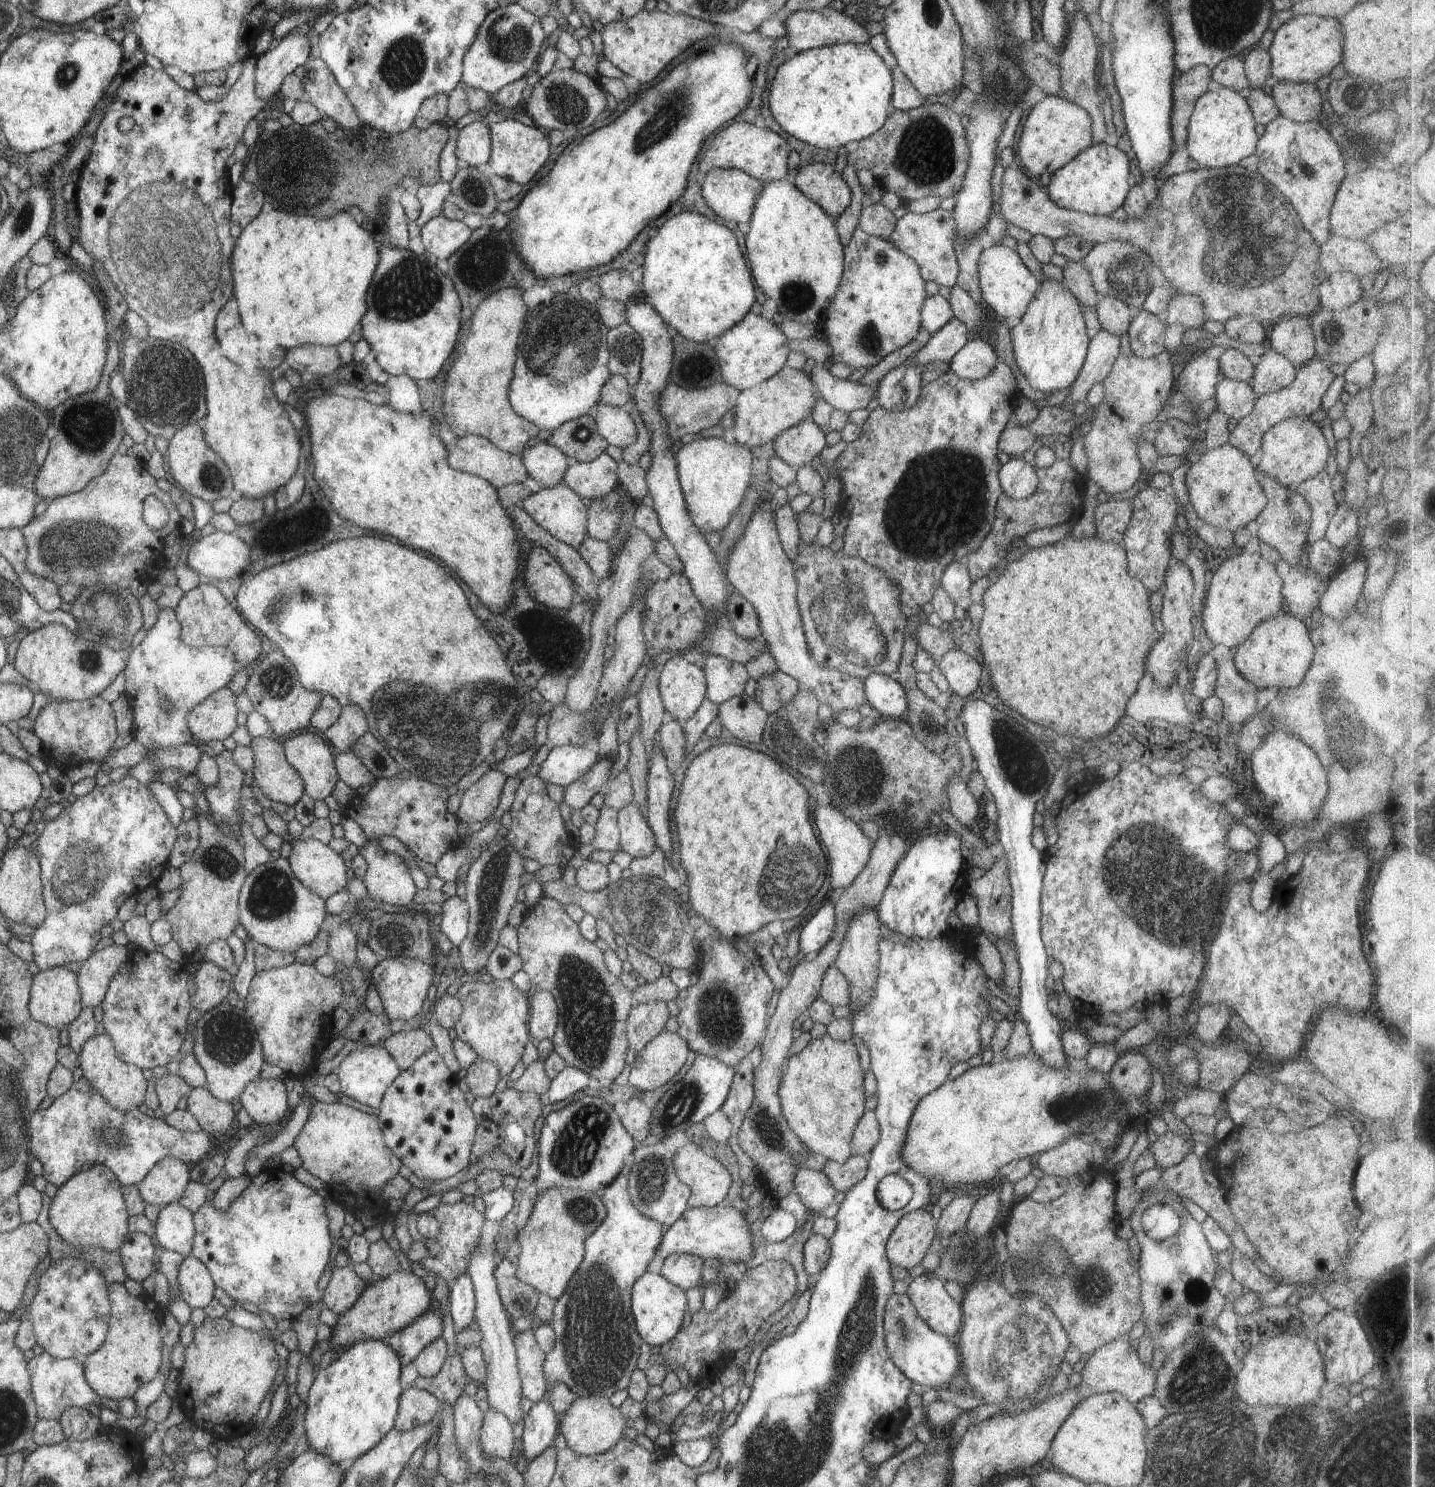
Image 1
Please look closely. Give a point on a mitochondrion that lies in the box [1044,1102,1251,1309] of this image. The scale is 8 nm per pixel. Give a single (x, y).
(1094, 1284)

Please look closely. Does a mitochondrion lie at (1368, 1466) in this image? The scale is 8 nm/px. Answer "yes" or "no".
yes

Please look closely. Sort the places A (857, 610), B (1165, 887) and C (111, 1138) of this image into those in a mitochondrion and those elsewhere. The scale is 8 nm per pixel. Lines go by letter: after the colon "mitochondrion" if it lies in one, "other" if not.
A: mitochondrion
B: mitochondrion
C: mitochondrion

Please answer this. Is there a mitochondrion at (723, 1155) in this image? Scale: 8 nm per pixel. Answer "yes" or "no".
no

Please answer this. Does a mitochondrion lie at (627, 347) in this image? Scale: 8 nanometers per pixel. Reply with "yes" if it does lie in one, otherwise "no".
yes

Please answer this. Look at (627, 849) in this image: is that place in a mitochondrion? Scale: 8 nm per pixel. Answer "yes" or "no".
no

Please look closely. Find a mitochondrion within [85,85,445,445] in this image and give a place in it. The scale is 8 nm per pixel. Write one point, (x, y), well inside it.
(197, 244)

